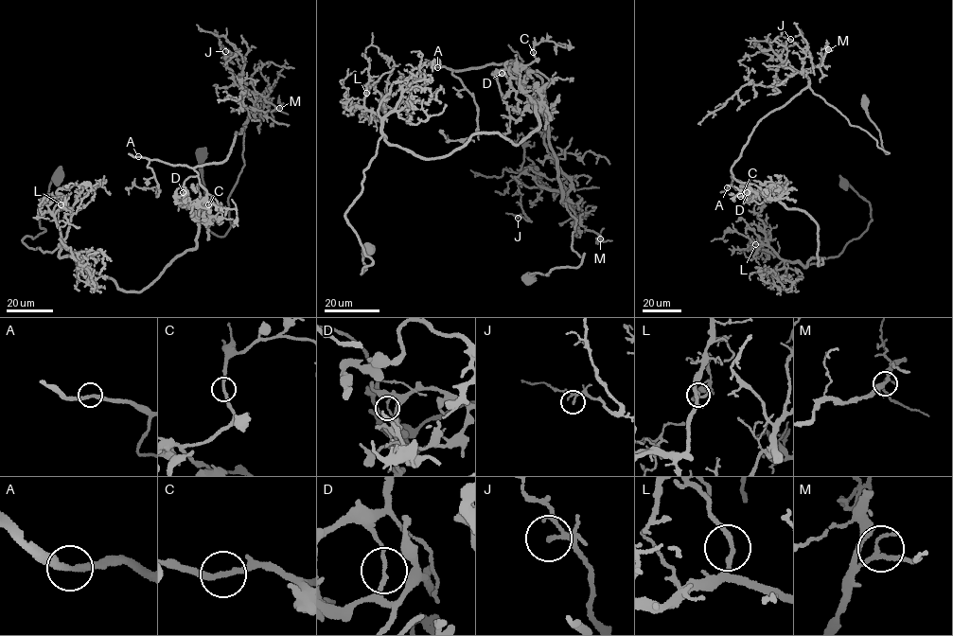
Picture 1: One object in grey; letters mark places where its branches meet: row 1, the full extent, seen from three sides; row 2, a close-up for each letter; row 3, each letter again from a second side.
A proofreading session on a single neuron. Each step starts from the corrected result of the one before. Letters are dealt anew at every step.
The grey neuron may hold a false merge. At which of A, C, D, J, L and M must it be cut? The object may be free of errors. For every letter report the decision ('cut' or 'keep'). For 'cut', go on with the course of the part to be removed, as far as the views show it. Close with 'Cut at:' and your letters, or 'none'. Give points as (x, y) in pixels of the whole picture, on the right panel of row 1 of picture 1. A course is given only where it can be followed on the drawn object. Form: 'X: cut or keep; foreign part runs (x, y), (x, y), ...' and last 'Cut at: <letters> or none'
A: keep
C: keep
D: cut; foreign part runs (747, 192), (732, 172), (748, 137), (762, 118), (808, 87), (851, 125), (876, 140), (887, 154), (863, 95)
J: keep
L: keep
M: keep
Cut at: D

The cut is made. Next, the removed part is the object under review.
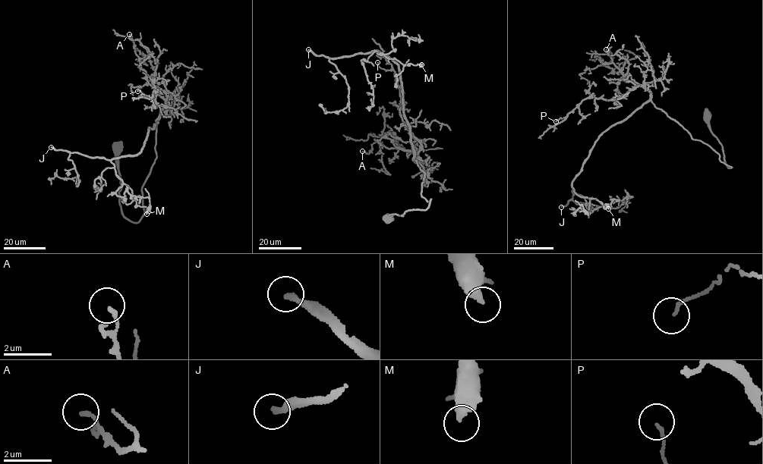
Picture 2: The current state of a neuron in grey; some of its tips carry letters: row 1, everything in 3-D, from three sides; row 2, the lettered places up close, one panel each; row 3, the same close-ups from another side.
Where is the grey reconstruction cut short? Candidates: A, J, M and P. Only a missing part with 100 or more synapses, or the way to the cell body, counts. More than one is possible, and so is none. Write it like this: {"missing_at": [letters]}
{"missing_at": ["J"]}

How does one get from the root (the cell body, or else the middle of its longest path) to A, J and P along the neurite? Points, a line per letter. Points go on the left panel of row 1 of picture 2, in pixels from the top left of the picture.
A: (116, 148), (121, 211), (137, 222), (165, 103), (140, 67), (129, 34)
J: (116, 148), (121, 211), (137, 222), (156, 158), (157, 120), (135, 155), (107, 159), (51, 147)
P: (116, 148), (121, 211), (137, 222), (169, 107), (155, 101), (158, 89), (137, 91)

